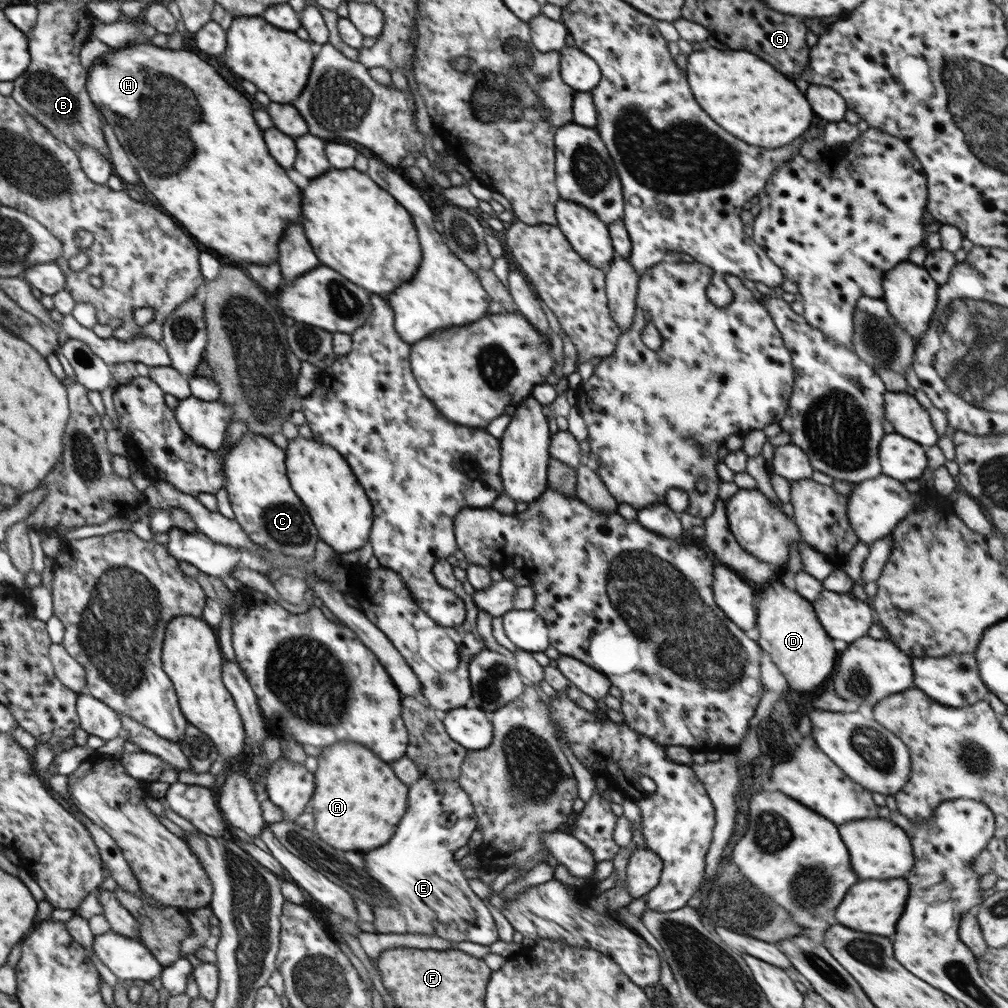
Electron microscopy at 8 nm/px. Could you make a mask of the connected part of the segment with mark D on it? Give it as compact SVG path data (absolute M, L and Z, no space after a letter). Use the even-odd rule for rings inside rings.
M772 580L760 594L760 602L756 607L757 626L760 632L757 643L764 652L770 654L772 662L776 664L781 672L786 674L786 680L790 682L790 688L808 692L808 690L818 688L818 684L824 684L830 678L830 674L834 670L836 654L840 652L834 649L833 638L828 636L828 633L818 620L813 603L800 596L796 591L788 589L781 581Z

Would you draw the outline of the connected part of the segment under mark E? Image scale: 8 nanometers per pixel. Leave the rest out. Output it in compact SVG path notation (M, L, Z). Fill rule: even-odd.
M420 778L408 788L408 812L398 824L396 834L388 844L376 848L364 856L364 864L358 862L365 872L385 886L396 902L392 908L372 906L375 920L372 923L380 934L414 933L438 935L452 942L476 942L490 946L500 940L494 918L483 900L470 888L469 879L454 859L454 853L468 844L472 833L477 830L476 812L466 792L457 781Z

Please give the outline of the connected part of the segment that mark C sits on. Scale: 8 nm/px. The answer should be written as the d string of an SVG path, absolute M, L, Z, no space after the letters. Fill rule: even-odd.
M244 434L240 440L225 455L223 474L226 476L228 500L231 504L235 519L244 532L261 547L275 553L282 553L286 557L314 558L318 532L296 496L285 467L286 451L275 445L270 439L256 434Z

